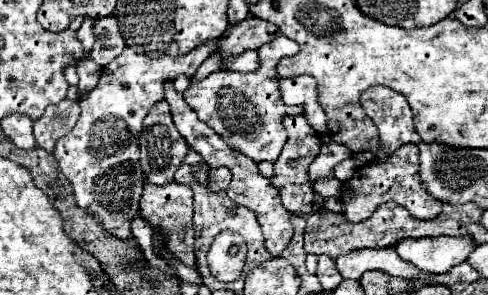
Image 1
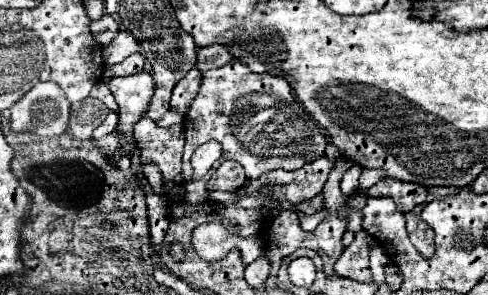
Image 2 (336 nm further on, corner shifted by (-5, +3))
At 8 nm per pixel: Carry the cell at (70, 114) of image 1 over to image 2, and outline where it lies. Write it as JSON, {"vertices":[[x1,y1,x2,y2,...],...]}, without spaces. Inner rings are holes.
{"vertices":[[85,97,83,101,71,105,71,119,67,133,73,135,75,139,89,139,93,129,99,127,107,115,109,115,107,105,103,105,99,99]]}

